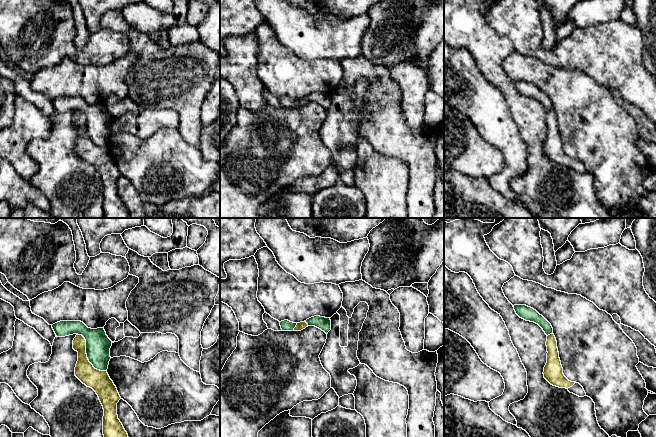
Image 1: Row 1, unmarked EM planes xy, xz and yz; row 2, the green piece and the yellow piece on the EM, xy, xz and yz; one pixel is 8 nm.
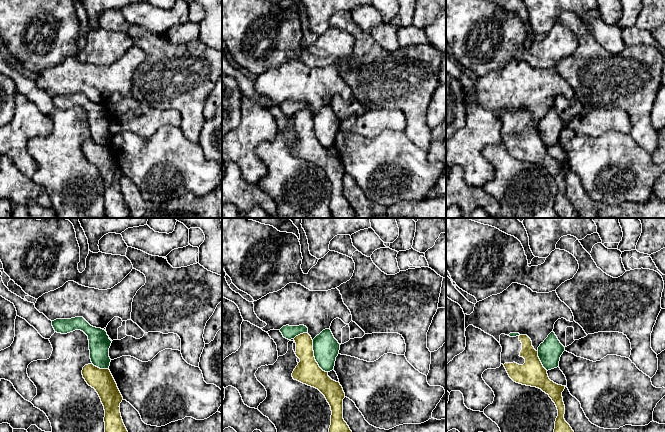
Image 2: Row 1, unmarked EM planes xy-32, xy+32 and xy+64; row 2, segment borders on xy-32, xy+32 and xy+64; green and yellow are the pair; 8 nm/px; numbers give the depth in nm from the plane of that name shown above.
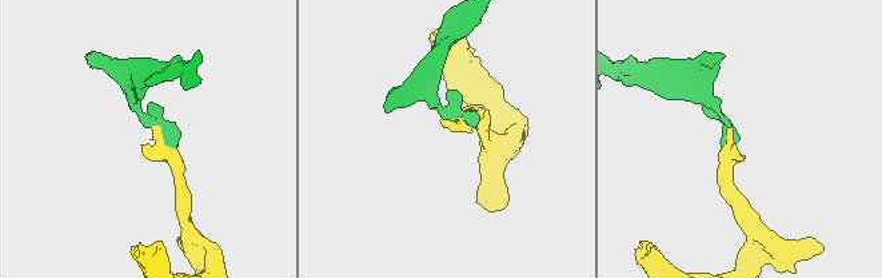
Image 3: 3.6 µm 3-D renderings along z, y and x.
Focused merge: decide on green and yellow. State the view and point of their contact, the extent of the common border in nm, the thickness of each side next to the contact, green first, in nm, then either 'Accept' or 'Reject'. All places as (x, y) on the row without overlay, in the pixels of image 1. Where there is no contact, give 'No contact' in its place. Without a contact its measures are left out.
Touches green at xy (87, 131). Shared border 400 nm. Thickness 200 nm (green) against 170 nm. Reject

